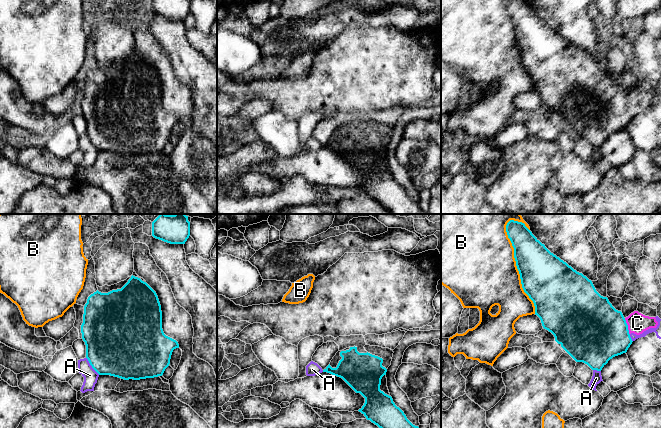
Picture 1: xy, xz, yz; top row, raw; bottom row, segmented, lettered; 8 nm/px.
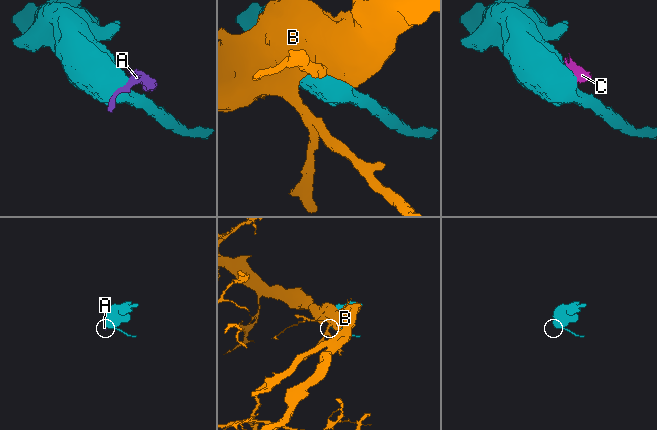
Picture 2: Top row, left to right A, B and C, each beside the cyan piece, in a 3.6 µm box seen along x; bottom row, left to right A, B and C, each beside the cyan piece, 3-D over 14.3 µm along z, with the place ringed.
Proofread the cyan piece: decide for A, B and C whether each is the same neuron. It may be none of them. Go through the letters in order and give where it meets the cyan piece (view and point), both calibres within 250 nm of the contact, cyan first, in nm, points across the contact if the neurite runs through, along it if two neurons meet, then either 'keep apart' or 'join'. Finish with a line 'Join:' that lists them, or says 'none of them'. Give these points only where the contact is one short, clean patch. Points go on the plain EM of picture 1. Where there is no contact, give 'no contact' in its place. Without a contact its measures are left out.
A: contact xy (91, 141); calibres 480 and 110 nm; border xy (86, 133), (89, 140), (99, 150); keep apart
B: contact yz (517, 44); calibres 400 and 500 nm; keep apart
C: contact yz (627, 102); calibres 480 and 160 nm; border yz (624, 94), (629, 110); keep apart
Join: none of them

